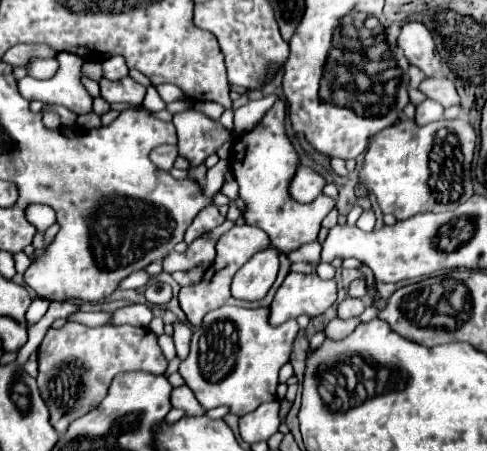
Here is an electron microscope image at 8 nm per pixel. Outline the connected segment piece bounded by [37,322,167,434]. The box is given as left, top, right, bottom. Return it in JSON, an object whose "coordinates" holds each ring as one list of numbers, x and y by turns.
{"coordinates":[[67,322,63,328,49,328,39,350,37,384,45,400,51,426,65,434,67,426,97,408,105,398,115,374,127,370,145,370,151,374,165,374,167,360,157,344,157,336,149,328,137,326,101,326,89,328,79,322]]}

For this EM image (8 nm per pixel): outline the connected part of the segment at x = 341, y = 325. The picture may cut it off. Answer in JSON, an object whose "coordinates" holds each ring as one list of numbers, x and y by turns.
{"coordinates":[[335,318,331,320,327,326,325,326,325,336,327,338,333,338,333,340,341,340,341,338,347,338,355,326,359,324,359,318,351,318,351,320,341,320,341,318]]}

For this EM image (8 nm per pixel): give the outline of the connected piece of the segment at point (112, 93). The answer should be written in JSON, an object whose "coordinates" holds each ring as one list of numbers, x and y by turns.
{"coordinates":[[125,76,121,80,101,80,101,96,107,102,131,102,131,104,141,104,145,96,145,86,135,82,131,76]]}

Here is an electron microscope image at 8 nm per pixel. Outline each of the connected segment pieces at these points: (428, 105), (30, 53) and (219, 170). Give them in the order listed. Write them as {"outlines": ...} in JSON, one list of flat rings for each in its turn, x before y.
{"outlines":[[[425,100,423,104,417,106,417,114,415,114,415,120,417,124,429,124,429,122,435,122,437,118,443,116,443,106,433,102,433,100]],[[19,44,9,49,9,52,3,56,5,62,11,66,23,66,27,68,33,58,55,58,57,52,45,44]],[[220,159,212,168,207,170,206,184,202,187,205,195,213,196,223,185,224,175,230,168,228,160]]]}

